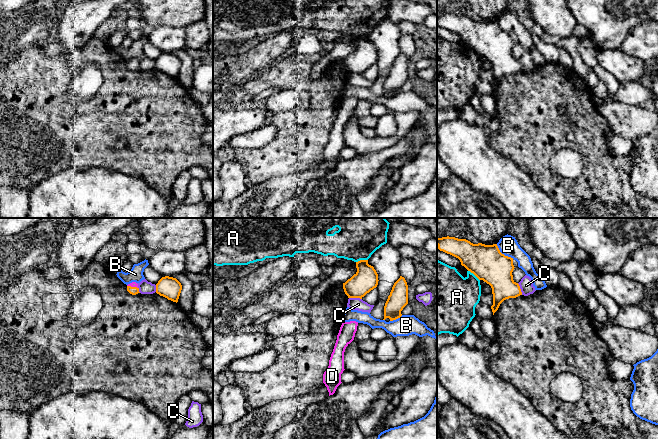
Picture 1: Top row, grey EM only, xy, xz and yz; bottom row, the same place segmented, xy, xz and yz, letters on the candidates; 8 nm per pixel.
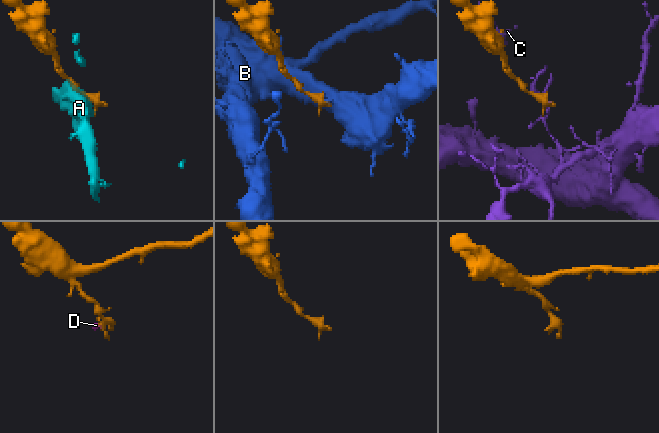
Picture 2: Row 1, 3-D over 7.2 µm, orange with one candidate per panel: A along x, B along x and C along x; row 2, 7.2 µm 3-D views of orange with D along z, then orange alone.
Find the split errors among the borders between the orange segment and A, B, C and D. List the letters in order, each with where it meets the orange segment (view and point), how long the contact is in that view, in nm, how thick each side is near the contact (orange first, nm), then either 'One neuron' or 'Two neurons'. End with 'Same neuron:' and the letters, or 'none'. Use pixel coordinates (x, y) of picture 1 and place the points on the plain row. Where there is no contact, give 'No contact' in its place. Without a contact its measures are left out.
A: Touches orange at xz (361, 36). Shared border 100 nm. Thickness 190 nm (orange) against 300 nm. Two neurons
B: Touches orange at yz (503, 30). Shared border 180 nm. Thickness 280 nm (orange) against 160 nm. Two neurons
C: Touches orange at xz (355, 73). Shared border 110 nm. Thickness 190 nm (orange) against 100 nm. Two neurons
D: Touches orange at xy (132, 63). Shared border 90 nm. Thickness 60 nm (orange) against 50 nm. One neuron
Same neuron: D

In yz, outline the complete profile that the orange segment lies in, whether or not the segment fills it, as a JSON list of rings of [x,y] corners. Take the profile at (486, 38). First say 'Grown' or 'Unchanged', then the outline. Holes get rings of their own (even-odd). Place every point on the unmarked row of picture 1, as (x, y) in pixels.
Unchanged. [[[447,12],[437,14],[437,22],[440,27],[458,34],[462,42],[491,62],[493,91],[504,76],[522,71],[519,60],[513,56],[513,34],[502,30],[497,20],[473,20]]]

